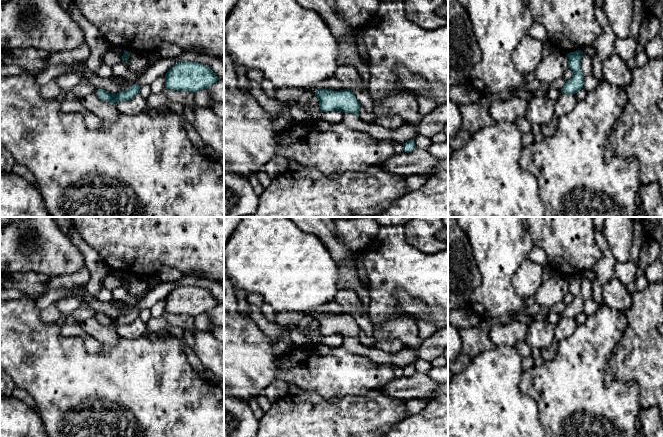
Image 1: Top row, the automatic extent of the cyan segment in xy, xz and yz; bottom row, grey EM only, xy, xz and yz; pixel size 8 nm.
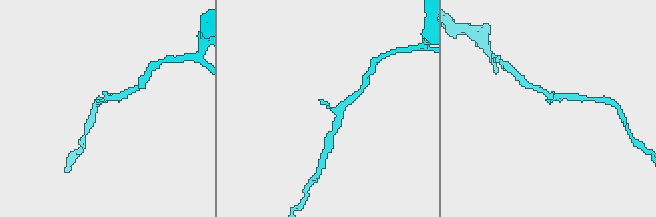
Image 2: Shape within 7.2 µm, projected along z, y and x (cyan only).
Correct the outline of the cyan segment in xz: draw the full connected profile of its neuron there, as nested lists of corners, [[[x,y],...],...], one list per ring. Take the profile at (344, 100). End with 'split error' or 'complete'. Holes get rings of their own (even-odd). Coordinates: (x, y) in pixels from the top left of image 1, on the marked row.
[[[320,88],[316,90],[315,96],[319,99],[319,107],[323,112],[339,110],[359,116],[360,104],[352,90],[331,91]]]; complete

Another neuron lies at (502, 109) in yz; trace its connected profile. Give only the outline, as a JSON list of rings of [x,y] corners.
[[[517,96],[492,98],[489,114],[495,122],[515,123],[518,118],[524,117],[527,110],[527,101]]]

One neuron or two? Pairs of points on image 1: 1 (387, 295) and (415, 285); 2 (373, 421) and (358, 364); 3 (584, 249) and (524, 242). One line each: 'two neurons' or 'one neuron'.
1: one neuron
2: two neurons
3: two neurons

